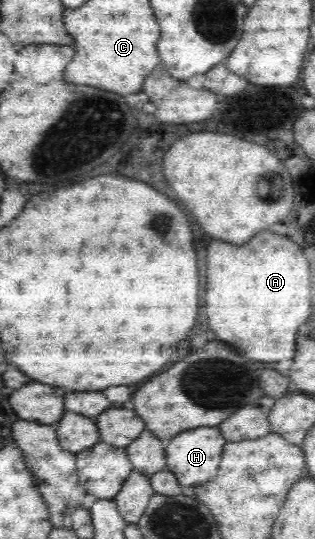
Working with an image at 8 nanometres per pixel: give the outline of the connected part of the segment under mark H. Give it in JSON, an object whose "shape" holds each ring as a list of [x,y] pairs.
{"shape":[[[218,426],[201,427],[201,429],[185,430],[166,441],[166,470],[173,472],[178,483],[185,486],[197,486],[197,483],[205,483],[211,477],[217,475],[221,453],[225,447],[226,439],[222,436]]]}

